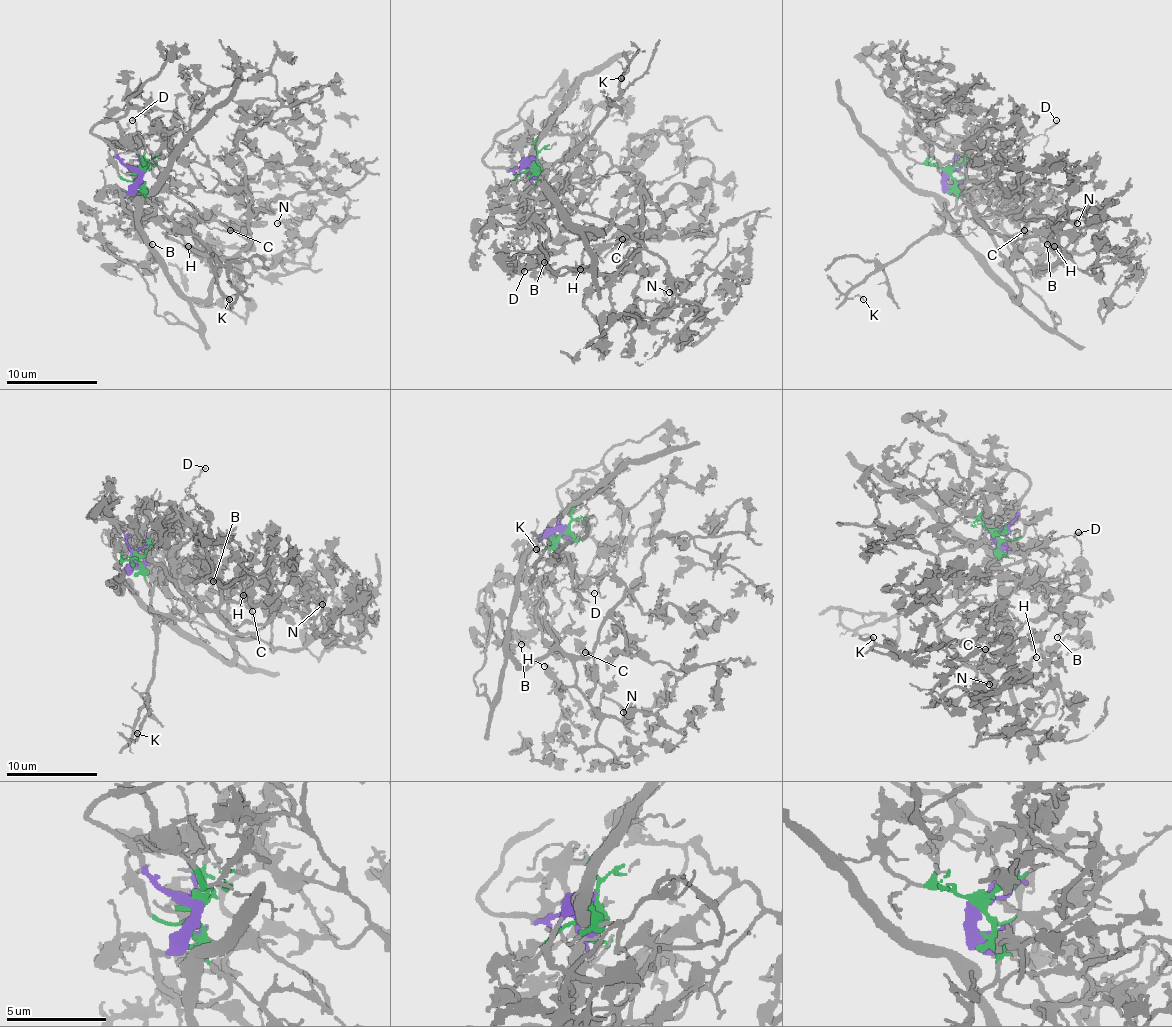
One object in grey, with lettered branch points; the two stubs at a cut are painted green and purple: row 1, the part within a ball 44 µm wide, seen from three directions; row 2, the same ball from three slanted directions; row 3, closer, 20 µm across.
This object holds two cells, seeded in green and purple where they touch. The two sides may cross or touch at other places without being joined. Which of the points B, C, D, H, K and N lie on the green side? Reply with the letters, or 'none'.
D, K

